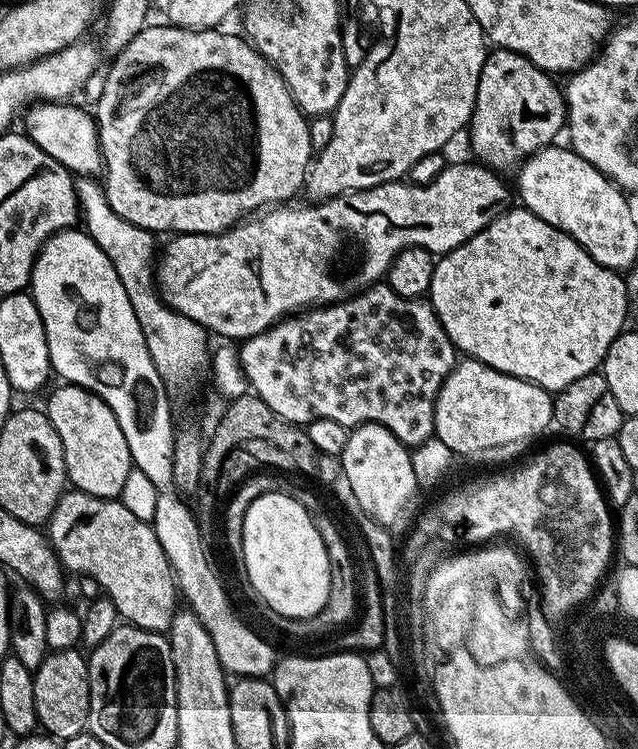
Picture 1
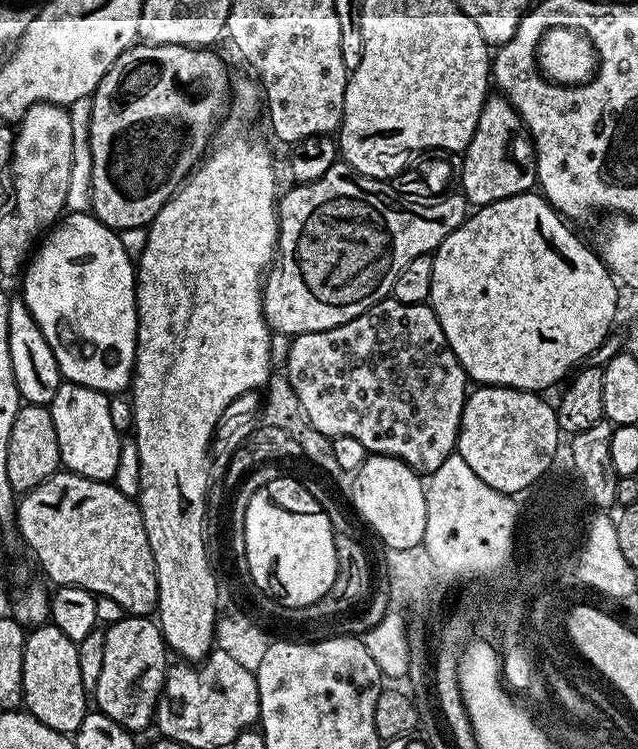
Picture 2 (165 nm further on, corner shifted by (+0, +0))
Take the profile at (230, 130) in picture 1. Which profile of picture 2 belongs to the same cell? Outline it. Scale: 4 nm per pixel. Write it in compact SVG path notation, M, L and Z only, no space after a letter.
M137 42L127 48L102 78L93 98L89 140L93 155L91 215L107 228L123 230L151 224L162 206L204 159L230 104L228 68L216 50L177 44Z

